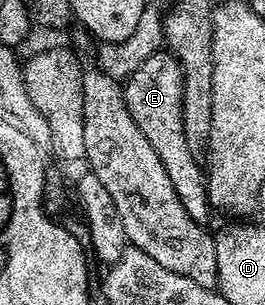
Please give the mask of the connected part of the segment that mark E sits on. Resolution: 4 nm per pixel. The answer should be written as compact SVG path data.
M167 50L150 54L138 70L127 77L124 84L126 106L138 122L138 130L146 134L146 142L154 146L154 154L162 158L162 166L166 166L166 174L170 174L170 183L178 190L178 198L182 198L182 206L186 206L186 214L190 218L207 221L210 205L208 202L208 186L201 161L190 154L190 146L186 146L186 130L182 122L182 86L184 75L176 57Z

